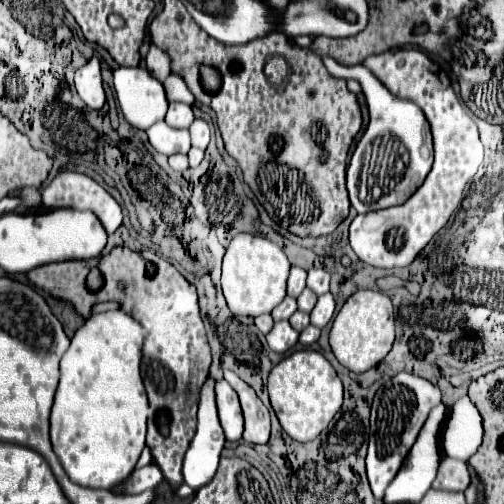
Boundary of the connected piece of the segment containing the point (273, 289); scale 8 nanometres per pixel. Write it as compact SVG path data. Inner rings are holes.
M237 234L223 258L221 286L225 300L235 316L261 316L271 312L285 298L285 282L289 276L289 260L283 250L263 236Z

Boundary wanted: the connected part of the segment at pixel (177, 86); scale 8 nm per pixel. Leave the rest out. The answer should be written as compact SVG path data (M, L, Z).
M171 74L171 76L163 82L163 86L165 86L165 92L167 92L167 100L169 100L169 102L175 102L175 100L185 102L185 104L193 104L193 102L195 102L195 98L193 98L193 94L189 92L187 84L185 84L179 76Z

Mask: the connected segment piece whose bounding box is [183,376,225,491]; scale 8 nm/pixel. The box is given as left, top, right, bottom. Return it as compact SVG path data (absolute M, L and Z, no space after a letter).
M209 376L201 388L197 434L185 454L183 476L194 478L194 490L209 484L217 472L219 456L225 444L225 434L217 416L215 402L215 380Z

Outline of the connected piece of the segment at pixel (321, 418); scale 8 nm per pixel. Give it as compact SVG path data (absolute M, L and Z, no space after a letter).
M311 348L295 350L273 366L269 374L269 398L271 406L281 422L281 428L297 442L309 442L317 438L333 420L343 404L343 384L329 364L329 360Z

